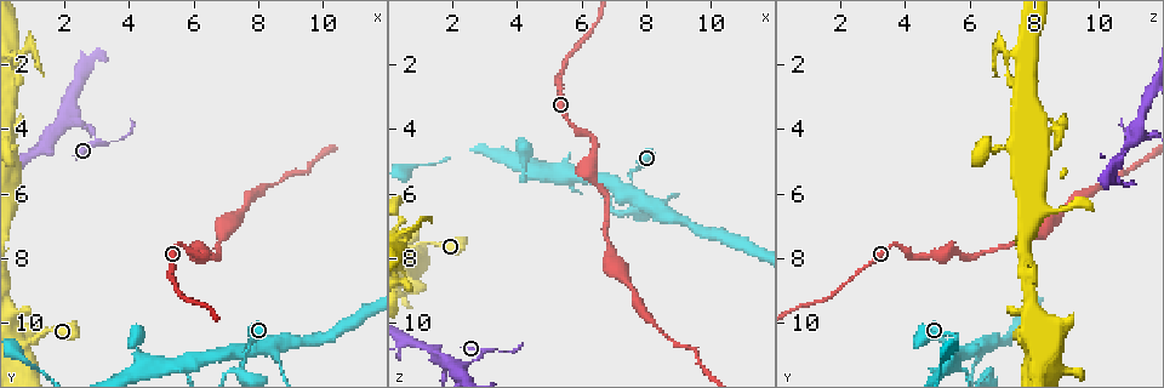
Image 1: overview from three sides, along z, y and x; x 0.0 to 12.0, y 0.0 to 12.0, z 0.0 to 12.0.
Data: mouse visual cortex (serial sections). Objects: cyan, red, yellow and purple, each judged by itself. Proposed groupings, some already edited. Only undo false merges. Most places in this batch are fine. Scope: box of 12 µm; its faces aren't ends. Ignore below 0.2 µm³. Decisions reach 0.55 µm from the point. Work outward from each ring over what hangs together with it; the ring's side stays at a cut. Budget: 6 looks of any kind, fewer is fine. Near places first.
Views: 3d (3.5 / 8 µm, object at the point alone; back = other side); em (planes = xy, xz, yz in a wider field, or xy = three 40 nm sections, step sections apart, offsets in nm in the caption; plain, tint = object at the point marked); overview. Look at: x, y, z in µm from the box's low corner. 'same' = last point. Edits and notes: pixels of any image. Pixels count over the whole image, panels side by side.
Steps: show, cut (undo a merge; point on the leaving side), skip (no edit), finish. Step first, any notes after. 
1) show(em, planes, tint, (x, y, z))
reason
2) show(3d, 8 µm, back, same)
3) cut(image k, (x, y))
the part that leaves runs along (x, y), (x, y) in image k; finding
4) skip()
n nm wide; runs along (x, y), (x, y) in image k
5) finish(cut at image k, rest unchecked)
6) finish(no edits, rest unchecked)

show(3d, 3.5 µm, (5.6, 11.3, 5.3))
small branch off a trunk

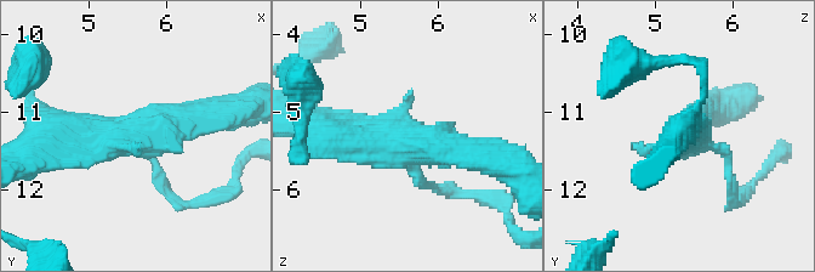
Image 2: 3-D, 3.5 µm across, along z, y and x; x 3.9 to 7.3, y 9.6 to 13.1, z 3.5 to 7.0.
show(em, xy, step 3, tint, (5.60, 11.35, 5.40))
need the tissue

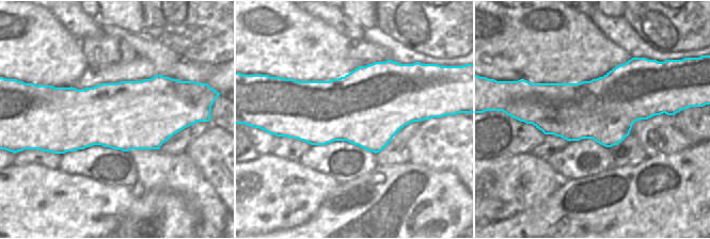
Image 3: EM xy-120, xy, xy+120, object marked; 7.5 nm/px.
skip()
all the same cell

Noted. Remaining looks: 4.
show(3d, 3.5 µm, (8.6, 10.5, 6.6))
thin arm on a thick one

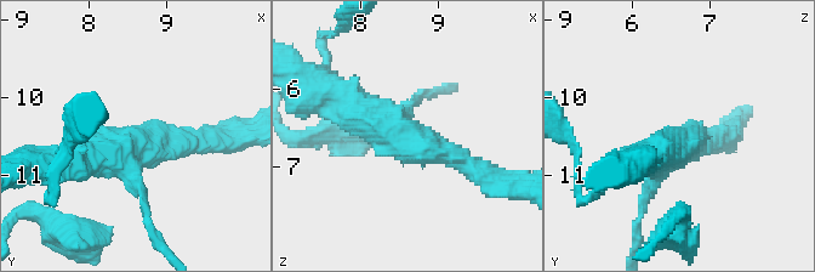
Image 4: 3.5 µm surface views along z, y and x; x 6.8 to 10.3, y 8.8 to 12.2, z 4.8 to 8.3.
show(em, xy, step 2, tint, (8.60, 10.60, 6.70))

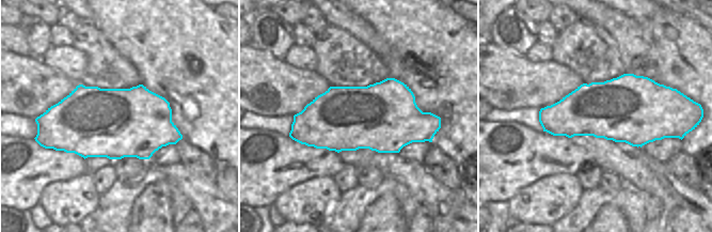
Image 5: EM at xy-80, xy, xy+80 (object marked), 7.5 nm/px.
skip()
500 nm wide; runs along (326, 84), (382, 128), (465, 162) in image 4; continuous, no second cell

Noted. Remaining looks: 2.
show(3d, 8 µm, (2.0, 3.9, 11.2))

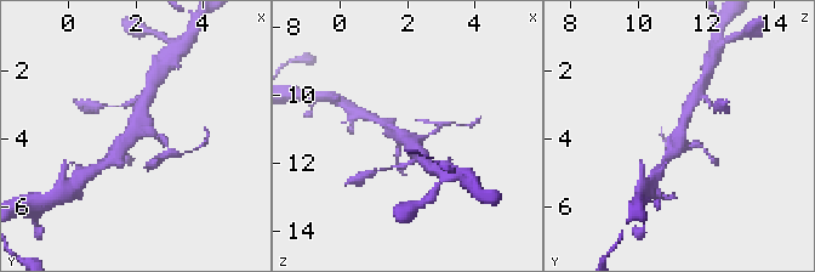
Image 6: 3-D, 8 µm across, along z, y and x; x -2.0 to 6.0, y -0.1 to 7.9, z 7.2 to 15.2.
show(em, xy, step 3, tint, (2.1, 3.9, 11.2))

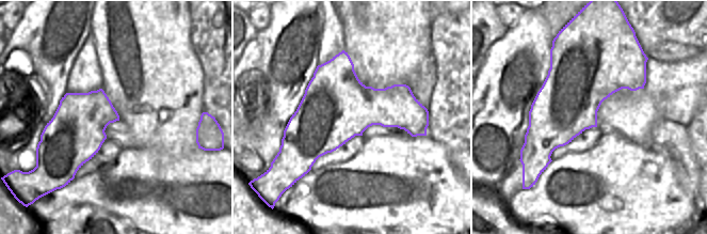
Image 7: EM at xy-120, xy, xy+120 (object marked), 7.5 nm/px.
skip()
500 nm wide; runs along (167, 146), (154, 134), (134, 134), (114, 157) in image 6; all the same cell

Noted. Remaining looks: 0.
finish(no edits, rest unchecked)

